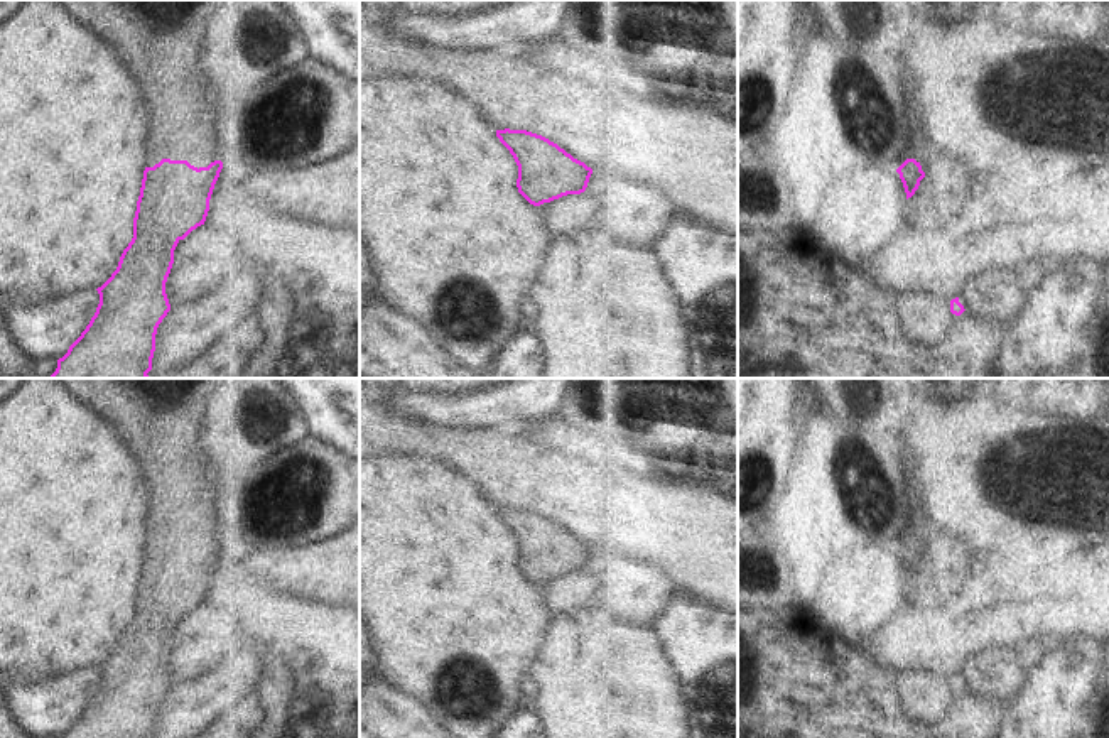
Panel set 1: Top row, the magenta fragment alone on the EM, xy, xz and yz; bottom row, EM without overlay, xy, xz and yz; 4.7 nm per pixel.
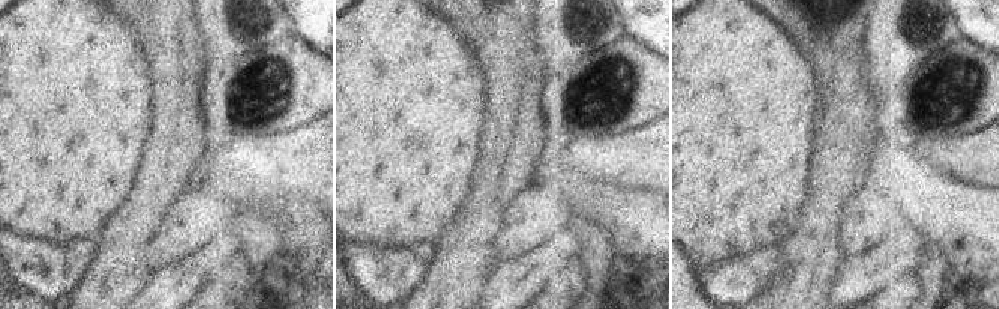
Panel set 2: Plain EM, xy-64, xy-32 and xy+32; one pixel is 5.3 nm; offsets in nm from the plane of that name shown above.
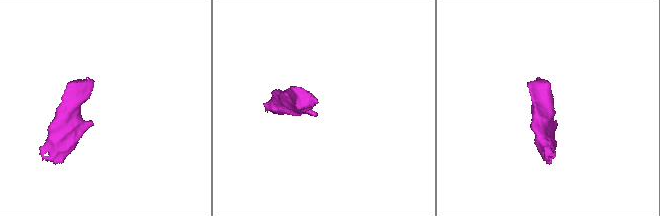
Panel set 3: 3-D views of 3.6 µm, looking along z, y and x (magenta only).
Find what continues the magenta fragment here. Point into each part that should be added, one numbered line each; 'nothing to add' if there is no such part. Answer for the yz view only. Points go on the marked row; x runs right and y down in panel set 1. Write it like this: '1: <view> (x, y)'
1: yz (920, 149).

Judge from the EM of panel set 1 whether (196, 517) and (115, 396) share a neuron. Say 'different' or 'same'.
same

